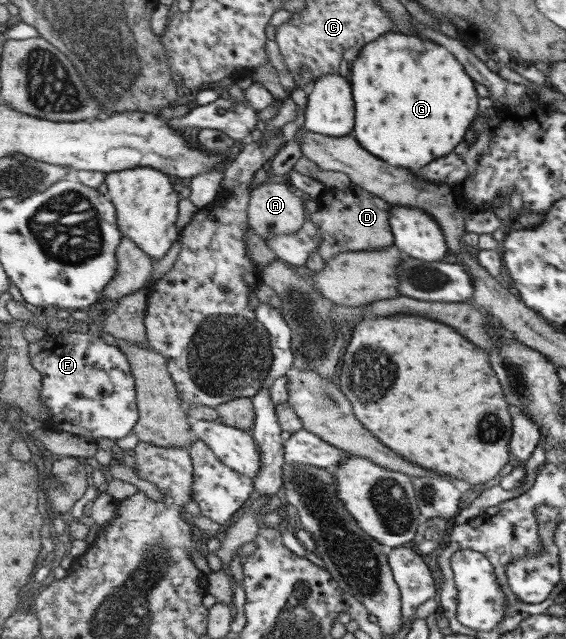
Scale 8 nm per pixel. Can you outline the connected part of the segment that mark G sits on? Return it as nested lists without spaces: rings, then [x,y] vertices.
[[[398,31],[387,33],[361,49],[358,58],[351,64],[350,75],[355,85],[355,101],[359,105],[355,137],[365,149],[401,169],[419,169],[437,157],[449,155],[461,143],[477,115],[479,99],[475,93],[475,83],[463,71],[463,65],[446,47],[421,41],[419,37]]]

